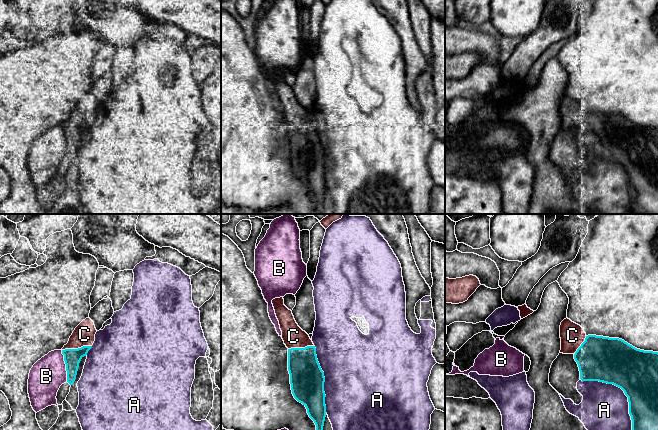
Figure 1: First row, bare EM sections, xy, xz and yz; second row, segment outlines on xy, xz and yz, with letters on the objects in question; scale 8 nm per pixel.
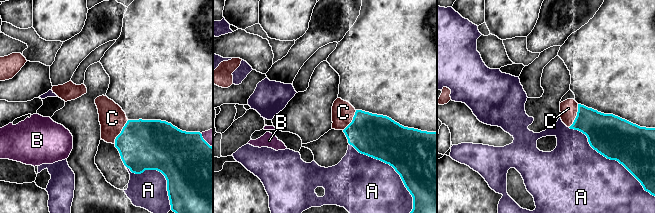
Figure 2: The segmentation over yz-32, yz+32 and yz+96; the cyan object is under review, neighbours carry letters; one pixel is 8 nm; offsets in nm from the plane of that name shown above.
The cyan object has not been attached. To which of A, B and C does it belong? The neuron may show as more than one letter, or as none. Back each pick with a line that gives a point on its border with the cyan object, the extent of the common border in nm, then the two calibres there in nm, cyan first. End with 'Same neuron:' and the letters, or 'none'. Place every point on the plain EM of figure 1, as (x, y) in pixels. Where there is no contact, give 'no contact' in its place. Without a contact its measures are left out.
C: contact xy (76, 125); length 240 nm; calibres 140 and 180 nm
Same neuron: C

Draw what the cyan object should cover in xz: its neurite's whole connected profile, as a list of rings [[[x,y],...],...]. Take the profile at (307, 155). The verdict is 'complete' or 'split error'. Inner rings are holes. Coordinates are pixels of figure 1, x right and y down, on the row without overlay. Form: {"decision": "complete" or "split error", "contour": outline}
{"decision": "split error", "contour": [[[283,73],[272,76],[288,124],[288,147],[294,174],[302,179],[316,201],[316,214],[322,214],[326,193],[324,148],[316,131],[316,124],[309,111],[296,99],[292,87],[284,81]]]}

